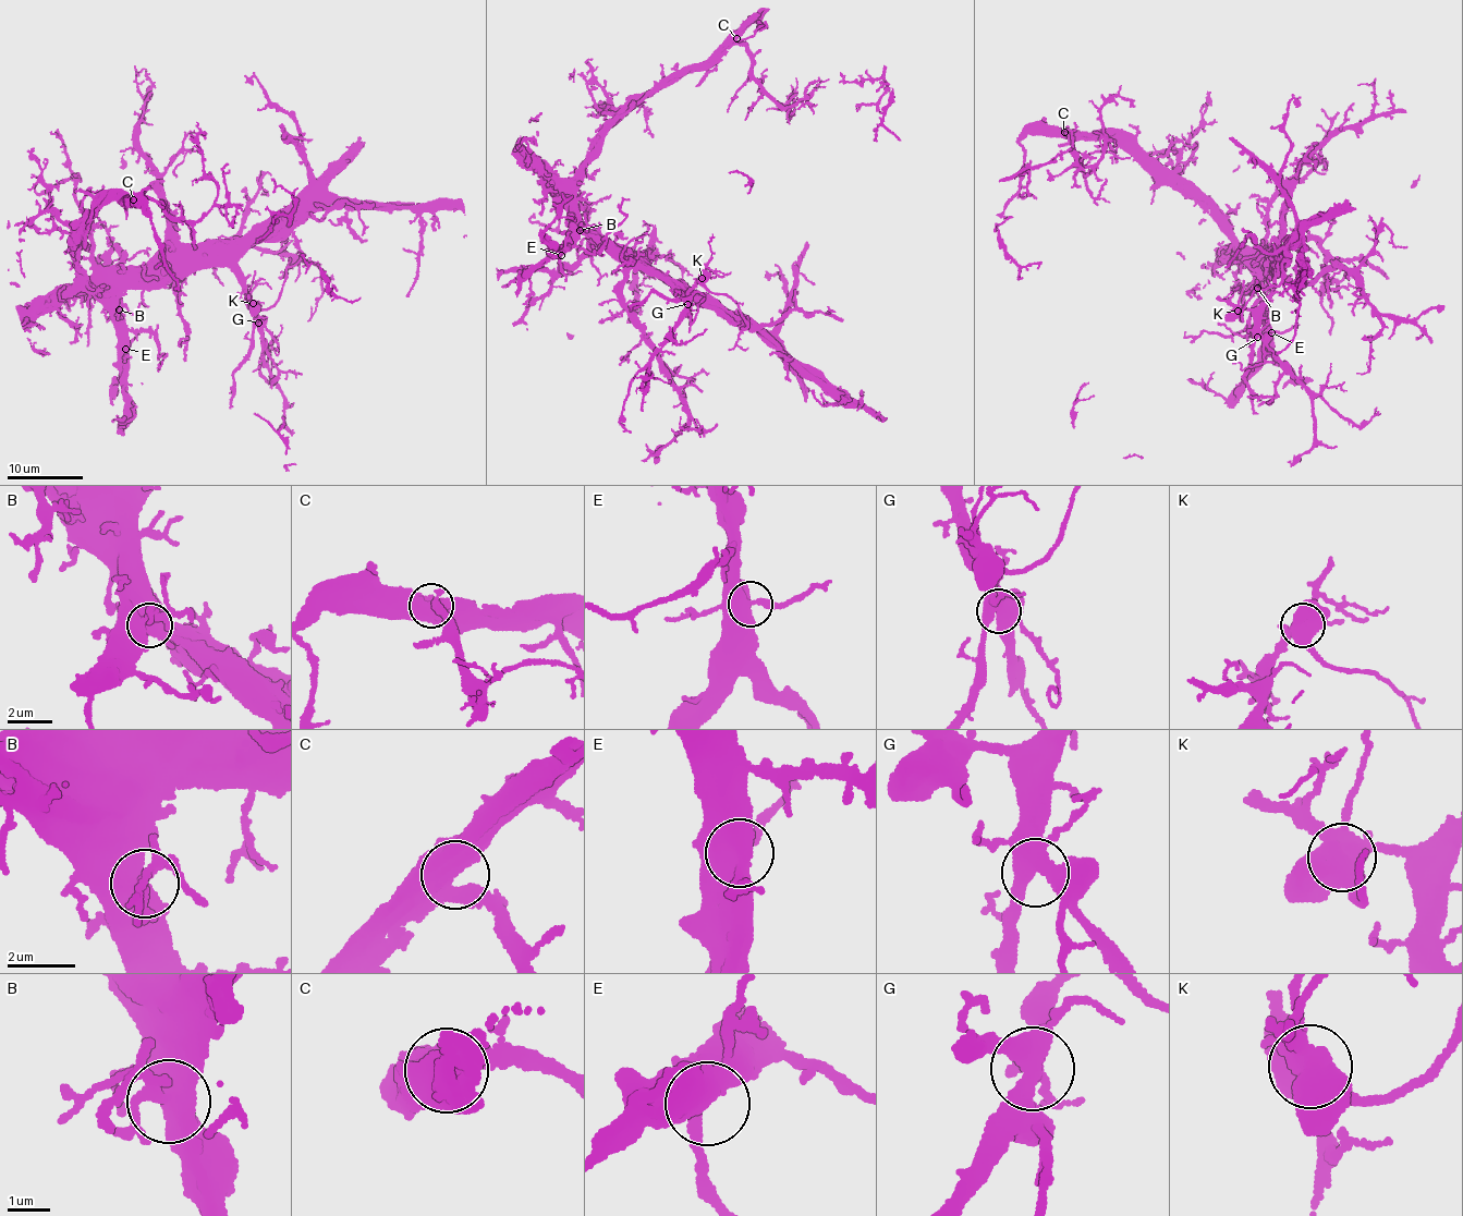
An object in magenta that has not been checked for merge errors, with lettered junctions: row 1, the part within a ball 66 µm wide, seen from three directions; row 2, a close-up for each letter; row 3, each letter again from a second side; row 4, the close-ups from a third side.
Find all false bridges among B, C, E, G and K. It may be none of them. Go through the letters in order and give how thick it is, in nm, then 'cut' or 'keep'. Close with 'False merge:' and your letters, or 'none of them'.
B: calibre 420 nm; keep
C: calibre 550 nm; keep
E: calibre 500 nm; keep
G: calibre 440 nm; keep
K: calibre 650 nm; keep
False merge: none of them

